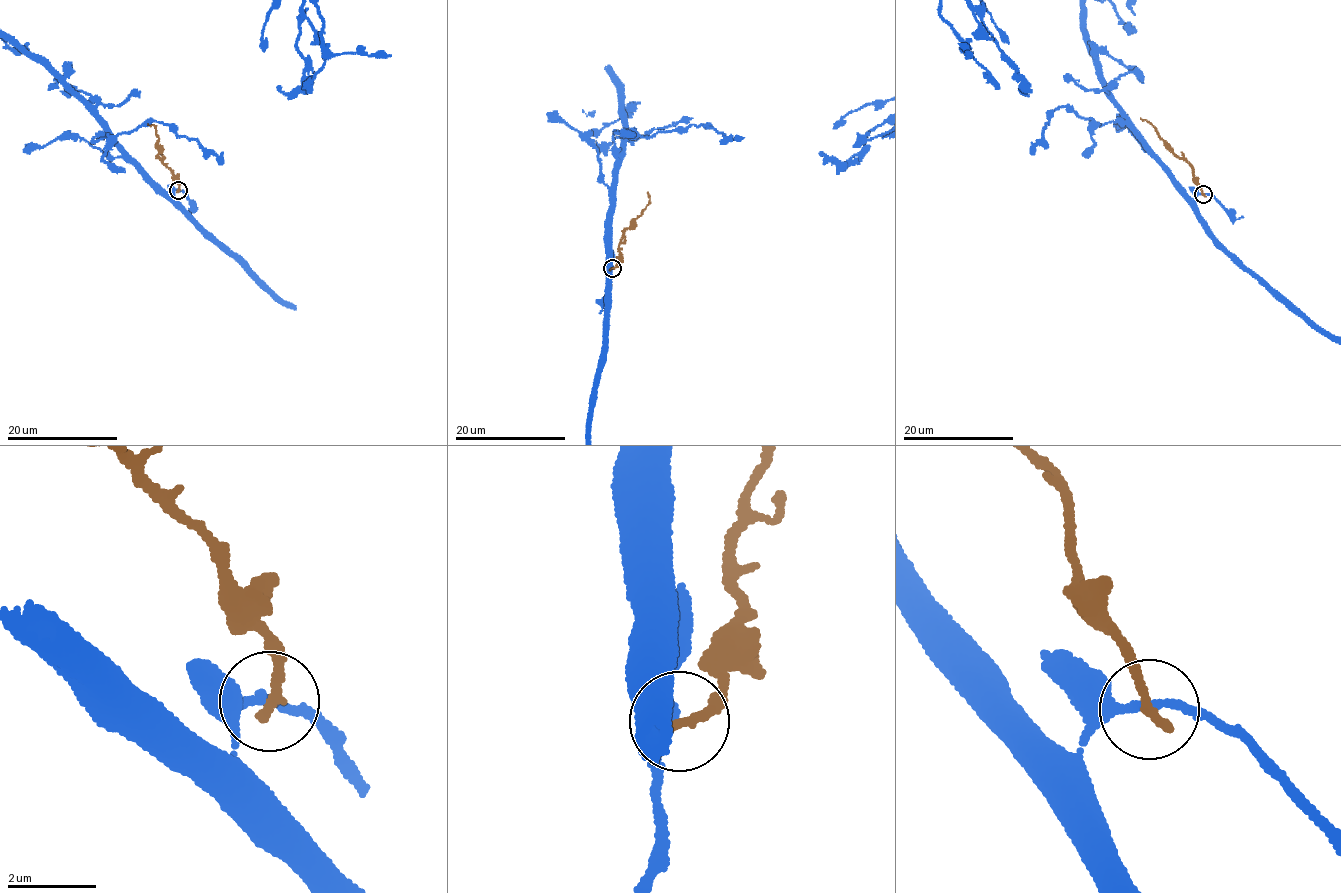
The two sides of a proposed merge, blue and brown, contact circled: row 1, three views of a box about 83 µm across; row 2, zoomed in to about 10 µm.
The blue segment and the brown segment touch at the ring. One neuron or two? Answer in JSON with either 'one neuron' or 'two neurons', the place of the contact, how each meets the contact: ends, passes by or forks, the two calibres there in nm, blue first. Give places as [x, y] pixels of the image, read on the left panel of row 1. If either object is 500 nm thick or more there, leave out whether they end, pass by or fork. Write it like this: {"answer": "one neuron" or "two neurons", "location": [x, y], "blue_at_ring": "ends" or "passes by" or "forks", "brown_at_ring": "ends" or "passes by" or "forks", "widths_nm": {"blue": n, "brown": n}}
{"answer": "two neurons", "location": [178, 190], "blue_at_ring": "passes by", "brown_at_ring": "ends", "widths_nm": {"blue": 170, "brown": 240}}

